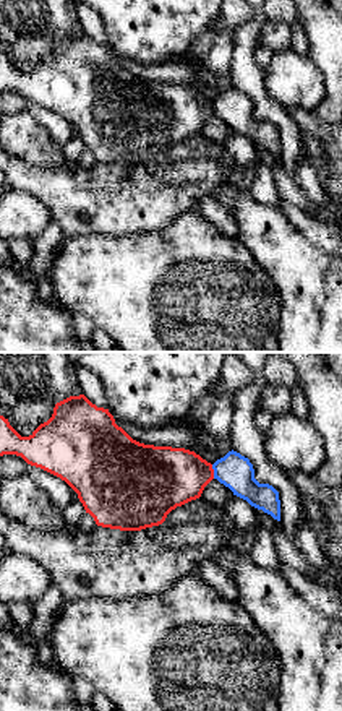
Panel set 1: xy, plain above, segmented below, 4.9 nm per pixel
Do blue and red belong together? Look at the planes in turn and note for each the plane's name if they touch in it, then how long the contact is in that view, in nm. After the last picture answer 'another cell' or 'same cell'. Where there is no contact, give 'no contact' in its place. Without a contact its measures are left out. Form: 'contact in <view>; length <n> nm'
contact in xy; length 70 nm

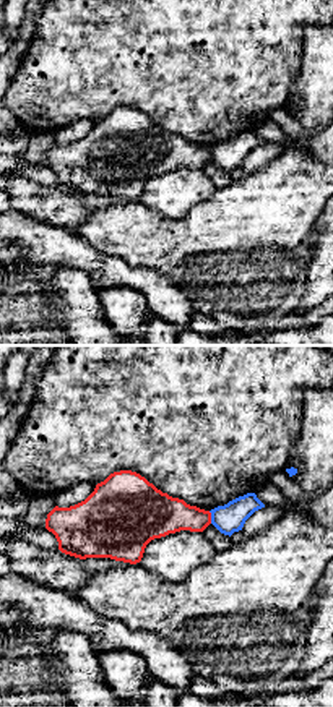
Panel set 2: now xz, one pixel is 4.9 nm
contact in xz; length 70 nm

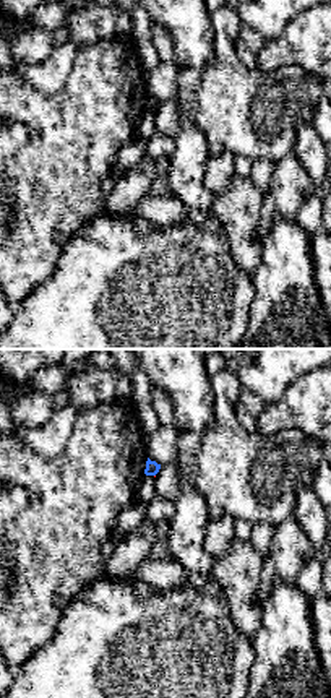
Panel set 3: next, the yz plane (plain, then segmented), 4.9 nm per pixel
no contact

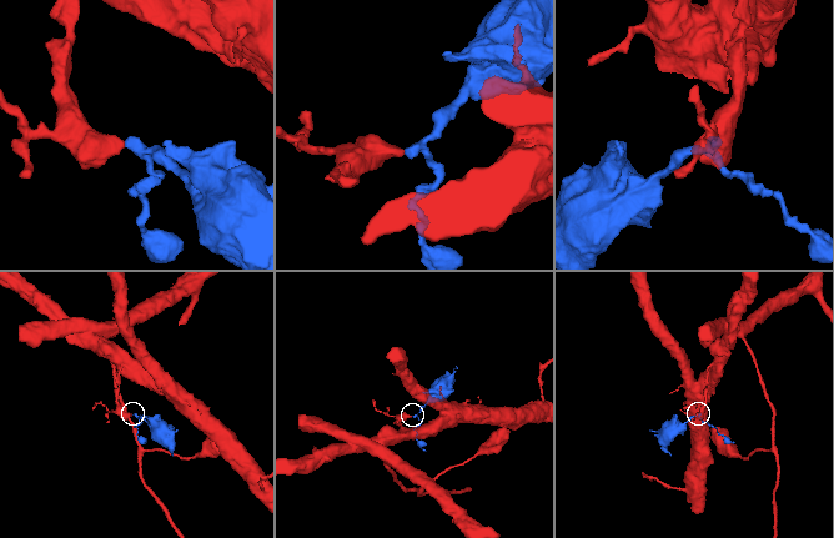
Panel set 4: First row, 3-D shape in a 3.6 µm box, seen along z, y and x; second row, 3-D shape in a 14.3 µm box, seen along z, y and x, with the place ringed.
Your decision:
another cell

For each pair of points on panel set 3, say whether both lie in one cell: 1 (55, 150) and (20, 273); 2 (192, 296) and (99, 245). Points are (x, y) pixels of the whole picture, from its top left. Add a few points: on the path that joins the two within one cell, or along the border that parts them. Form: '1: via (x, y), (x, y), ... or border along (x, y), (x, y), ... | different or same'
1: via (25, 180), (20, 185), (20, 242) | same
2: via (169, 296), (150, 296), (122, 268) | same

